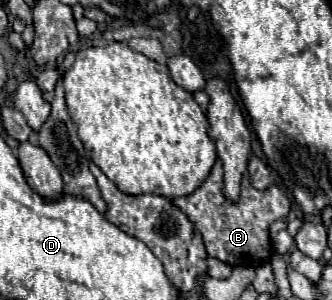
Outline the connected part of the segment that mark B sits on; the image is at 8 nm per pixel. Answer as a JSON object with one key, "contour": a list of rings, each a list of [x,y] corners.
{"contour":[[[220,160],[214,164],[206,182],[188,196],[174,198],[174,204],[188,214],[188,218],[196,224],[198,234],[202,236],[208,256],[218,258],[230,266],[260,266],[266,264],[272,256],[268,226],[290,212],[290,200],[278,186],[270,186],[268,190],[256,190],[248,174],[242,180],[242,194],[238,202],[226,202],[222,194],[222,164]]]}

